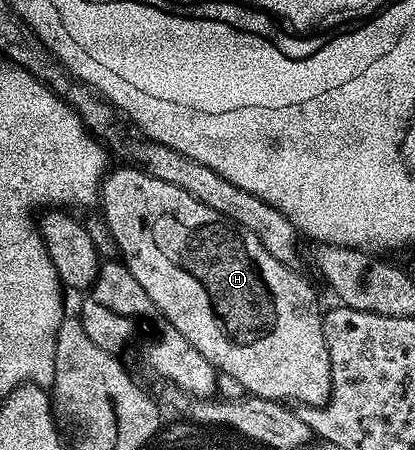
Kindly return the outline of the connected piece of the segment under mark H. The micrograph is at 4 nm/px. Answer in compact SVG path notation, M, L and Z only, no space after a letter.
M117 165L117 168L112 171L113 168L101 181L100 210L110 227L111 236L115 237L120 258L125 266L131 269L131 277L135 277L135 281L139 281L139 285L143 285L143 293L147 293L147 297L151 297L155 309L159 309L161 316L167 321L171 321L171 325L175 325L175 329L179 329L179 333L183 333L183 337L187 337L187 341L191 341L191 345L195 345L195 349L199 349L199 353L203 353L203 357L207 357L207 361L218 372L235 377L250 396L259 399L292 401L294 404L306 407L320 407L322 403L327 402L331 393L331 365L321 324L323 307L317 304L317 295L313 292L312 285L299 272L293 271L297 269L290 264L280 263L278 259L271 257L271 253L267 253L267 249L263 249L263 241L259 241L259 237L255 237L255 233L251 233L251 229L223 217L223 213L215 213L215 209L211 209L200 203L195 197L191 197L191 193L187 193L187 189L179 189L179 185L159 181L159 177L151 177L146 171L140 171L138 167Z

